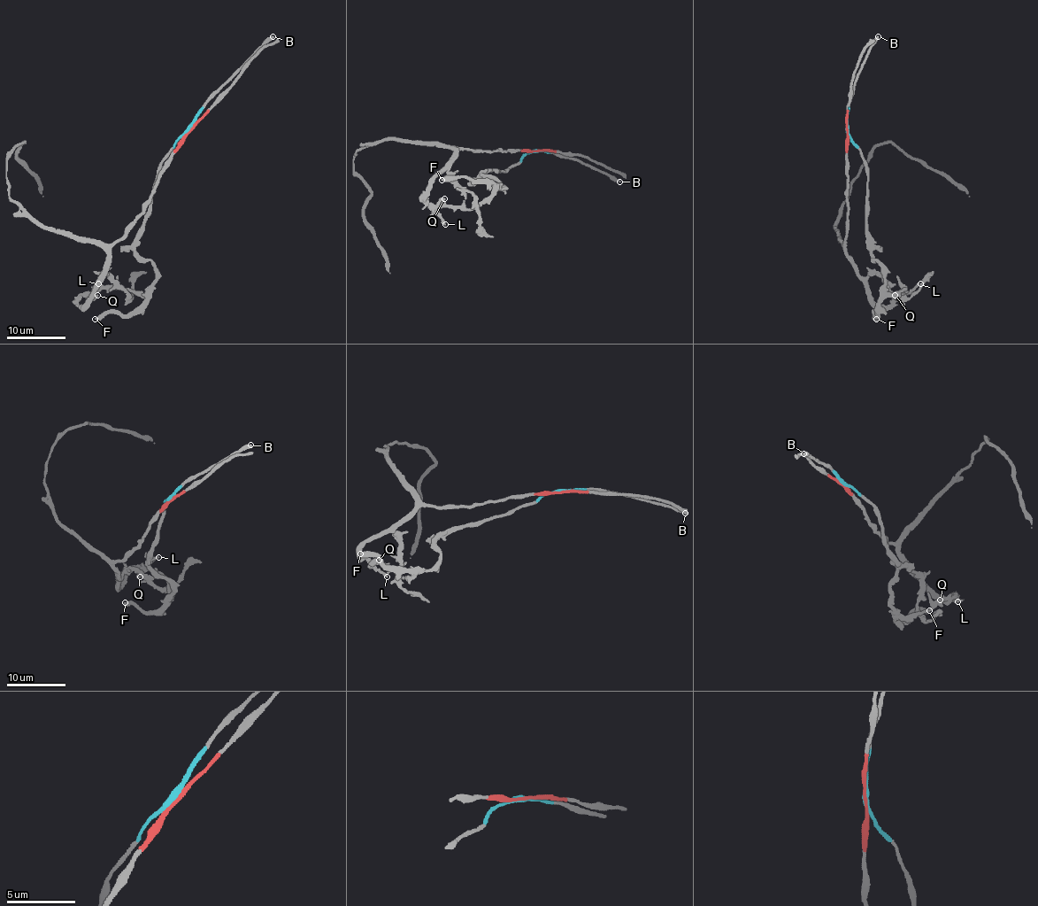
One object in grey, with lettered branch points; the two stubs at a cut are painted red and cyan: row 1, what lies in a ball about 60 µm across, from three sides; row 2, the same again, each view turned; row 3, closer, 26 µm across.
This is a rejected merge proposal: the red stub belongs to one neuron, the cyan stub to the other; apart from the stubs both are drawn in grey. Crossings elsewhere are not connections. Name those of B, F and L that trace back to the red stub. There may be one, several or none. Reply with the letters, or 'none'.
L

